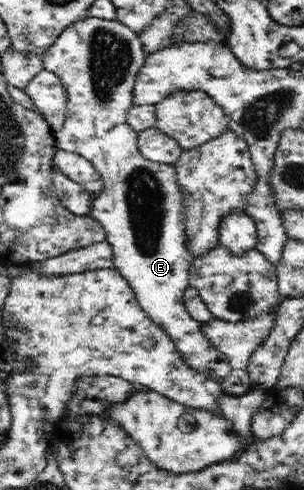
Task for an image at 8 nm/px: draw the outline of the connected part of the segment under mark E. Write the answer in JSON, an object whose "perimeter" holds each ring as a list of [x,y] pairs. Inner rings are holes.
{"perimeter":[[[85,17],[81,20],[73,21],[69,27],[65,27],[59,35],[57,35],[57,39],[43,51],[41,54],[42,56],[42,63],[44,64],[44,68],[48,69],[50,72],[55,73],[57,77],[61,80],[61,85],[65,88],[65,95],[67,96],[66,101],[66,112],[67,117],[64,121],[63,129],[60,129],[58,132],[55,133],[56,136],[56,147],[66,152],[73,152],[85,157],[95,169],[101,173],[103,176],[103,180],[105,181],[105,189],[103,193],[94,196],[92,200],[92,209],[90,210],[90,217],[97,221],[101,228],[105,231],[106,240],[111,244],[112,247],[112,254],[113,254],[113,267],[118,270],[118,272],[125,277],[129,286],[133,290],[135,294],[135,298],[137,303],[143,308],[143,311],[149,316],[149,319],[152,319],[155,322],[155,325],[159,326],[169,339],[175,344],[175,348],[183,360],[185,360],[185,364],[189,366],[189,368],[193,369],[194,372],[197,372],[200,376],[207,380],[215,380],[219,383],[223,383],[231,374],[232,374],[232,365],[230,359],[223,353],[219,351],[219,348],[203,333],[202,330],[202,323],[193,319],[193,316],[189,315],[187,312],[187,308],[183,303],[183,293],[185,289],[189,286],[189,268],[192,264],[191,256],[189,256],[189,252],[187,252],[187,248],[185,248],[185,231],[184,226],[182,223],[182,216],[181,216],[181,207],[179,207],[179,203],[181,203],[181,193],[179,192],[179,185],[176,181],[176,172],[174,165],[163,165],[153,161],[148,161],[147,159],[143,158],[143,155],[140,153],[138,146],[137,146],[137,135],[136,131],[133,131],[129,124],[125,121],[125,113],[127,110],[132,106],[132,89],[133,83],[135,78],[137,77],[137,72],[139,68],[143,65],[147,53],[143,51],[143,44],[141,44],[141,40],[137,37],[137,33],[134,32],[132,29],[129,29],[124,23],[121,23],[118,19],[117,20],[108,20],[108,19],[99,19],[98,17]]]}

